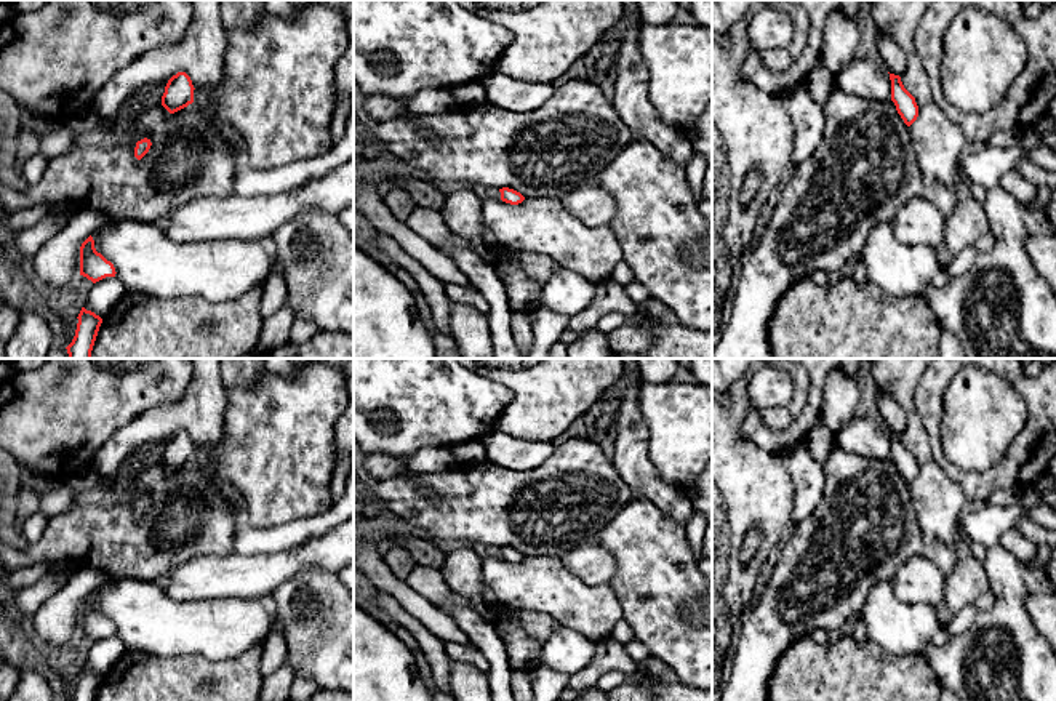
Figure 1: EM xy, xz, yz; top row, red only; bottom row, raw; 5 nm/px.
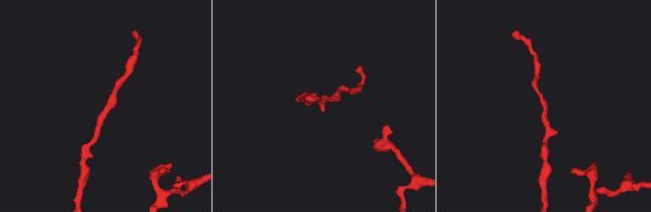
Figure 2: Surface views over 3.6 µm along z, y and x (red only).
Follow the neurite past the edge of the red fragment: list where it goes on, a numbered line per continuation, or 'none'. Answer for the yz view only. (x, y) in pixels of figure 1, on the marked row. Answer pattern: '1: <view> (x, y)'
none

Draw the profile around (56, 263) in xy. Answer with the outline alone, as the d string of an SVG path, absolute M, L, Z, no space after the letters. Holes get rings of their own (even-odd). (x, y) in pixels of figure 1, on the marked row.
M83 206L34 256L34 270L40 282L53 288L72 286L80 272L80 246L104 222L109 213L96 206Z

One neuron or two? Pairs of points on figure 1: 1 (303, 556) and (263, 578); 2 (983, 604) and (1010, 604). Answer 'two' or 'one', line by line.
1: one
2: two

